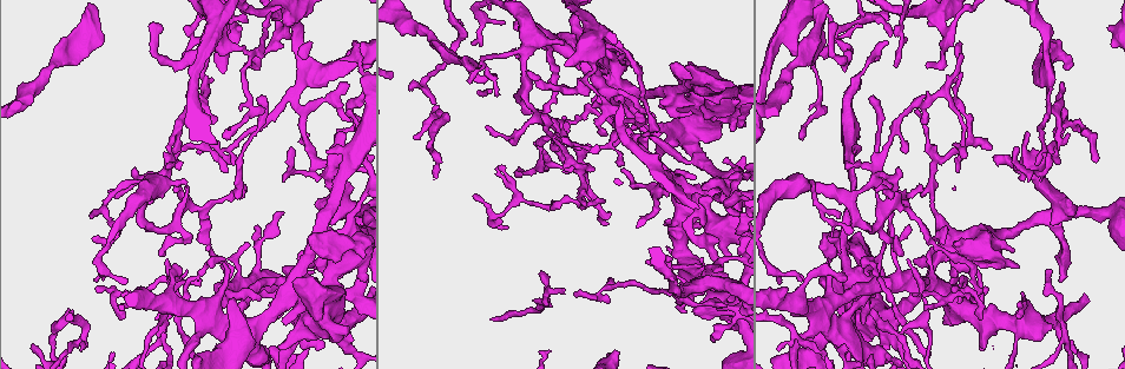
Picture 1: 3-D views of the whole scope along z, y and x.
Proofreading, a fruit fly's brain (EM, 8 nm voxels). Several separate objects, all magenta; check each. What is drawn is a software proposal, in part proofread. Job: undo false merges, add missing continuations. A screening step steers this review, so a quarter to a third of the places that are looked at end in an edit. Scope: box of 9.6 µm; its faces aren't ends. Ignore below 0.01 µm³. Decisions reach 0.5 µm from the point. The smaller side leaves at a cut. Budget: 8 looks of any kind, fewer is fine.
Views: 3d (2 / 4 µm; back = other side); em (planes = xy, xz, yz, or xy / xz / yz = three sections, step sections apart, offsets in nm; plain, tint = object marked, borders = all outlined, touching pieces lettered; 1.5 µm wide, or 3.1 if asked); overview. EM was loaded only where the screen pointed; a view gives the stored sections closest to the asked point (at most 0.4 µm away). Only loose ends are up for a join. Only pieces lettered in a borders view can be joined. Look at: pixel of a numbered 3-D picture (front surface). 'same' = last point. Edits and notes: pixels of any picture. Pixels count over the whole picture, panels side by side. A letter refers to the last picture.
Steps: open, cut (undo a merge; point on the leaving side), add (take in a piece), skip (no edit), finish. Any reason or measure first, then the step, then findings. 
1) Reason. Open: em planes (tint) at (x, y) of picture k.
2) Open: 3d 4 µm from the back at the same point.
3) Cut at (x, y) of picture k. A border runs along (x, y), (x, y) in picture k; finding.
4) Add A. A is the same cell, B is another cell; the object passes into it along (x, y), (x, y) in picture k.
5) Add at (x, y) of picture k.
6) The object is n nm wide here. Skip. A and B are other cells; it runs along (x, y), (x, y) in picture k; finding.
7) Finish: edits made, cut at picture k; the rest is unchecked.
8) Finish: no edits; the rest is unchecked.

An open end. Open: em xz step 8 (borders) at (925, 310) of picture 1.

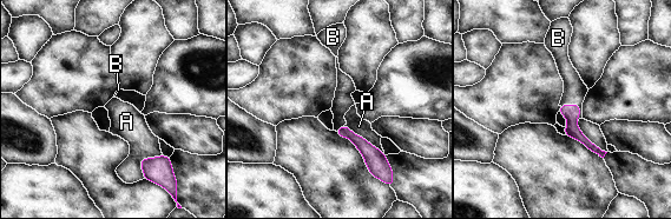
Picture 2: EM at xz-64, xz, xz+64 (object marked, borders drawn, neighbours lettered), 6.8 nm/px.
Another direction. Open: em planes (borders) at the same point.

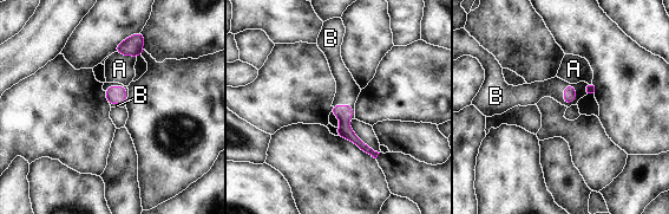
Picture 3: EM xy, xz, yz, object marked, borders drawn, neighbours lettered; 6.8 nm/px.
Add B. B is the same cell, A is another cell; the object passes into it along (569, 91), (564, 95), (531, 93) in picture 3; the neuron continues.

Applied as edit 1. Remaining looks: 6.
Redraw. Open: overview.

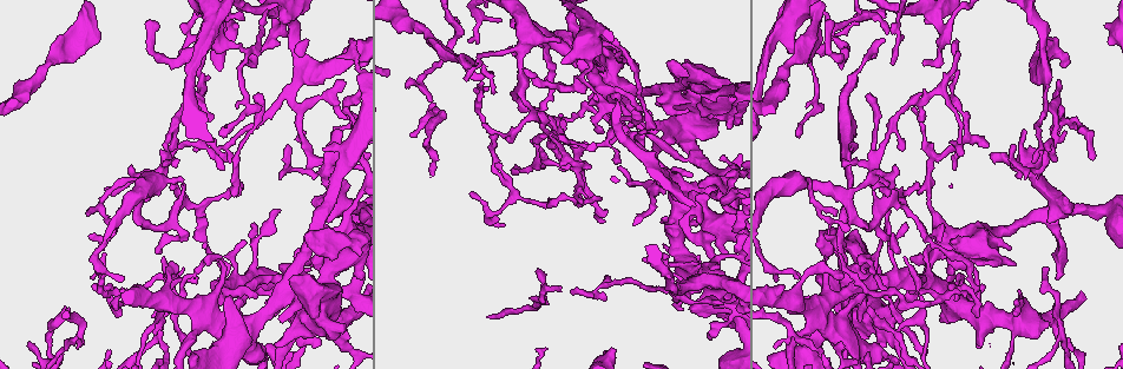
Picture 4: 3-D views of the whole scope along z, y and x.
Open: 3d 4 µm at (696, 159) of picture 4.

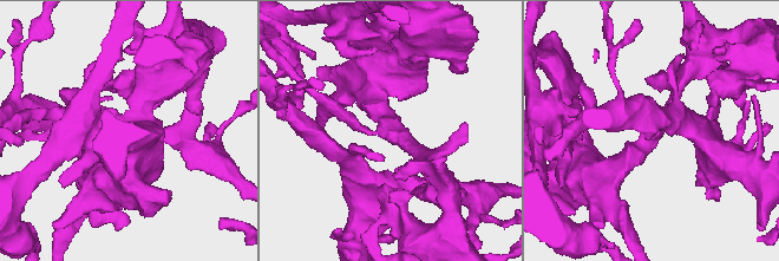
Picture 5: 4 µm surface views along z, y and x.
3 arms meet here; the arms are 190, 200, 320 nm wide; now the EM. Open: em planes (tint) at (654, 133) of picture 5.

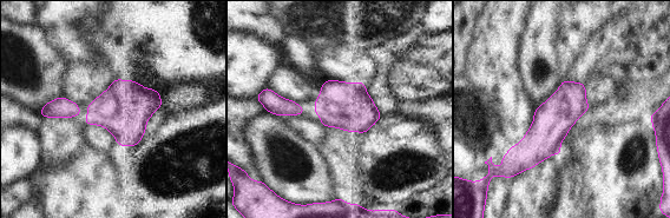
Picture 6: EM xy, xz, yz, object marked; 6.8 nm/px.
Open: em planes (borders) at the same point.

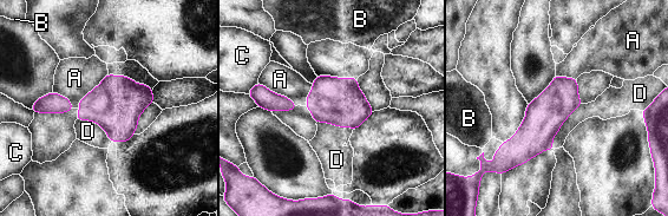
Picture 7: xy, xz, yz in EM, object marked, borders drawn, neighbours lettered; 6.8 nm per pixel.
Skip. A, B, C and D are other cells; a border runs along (259, 82), (296, 105) in picture 7; all the same neuron.

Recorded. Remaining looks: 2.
An open end. Open: 3d 2 µm at (184, 270) of picture 4.

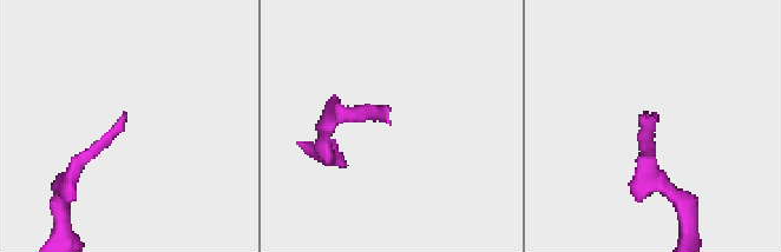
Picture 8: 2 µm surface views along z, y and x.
Now the EM. Open: em xy step 8 (borders) at (658, 118) of picture 8.

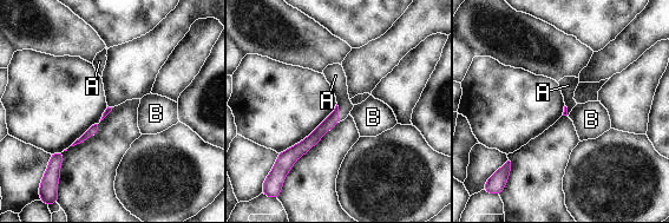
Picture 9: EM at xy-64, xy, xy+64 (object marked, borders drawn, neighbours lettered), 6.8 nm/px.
Add A. A is the same cell, B is another cell; the object passes into it along (333, 118), (338, 113), (336, 77) in picture 9; it goes on there.

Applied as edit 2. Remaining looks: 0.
Finish: edits made, add at picture 3, add at picture 9; the rest is unchecked.

